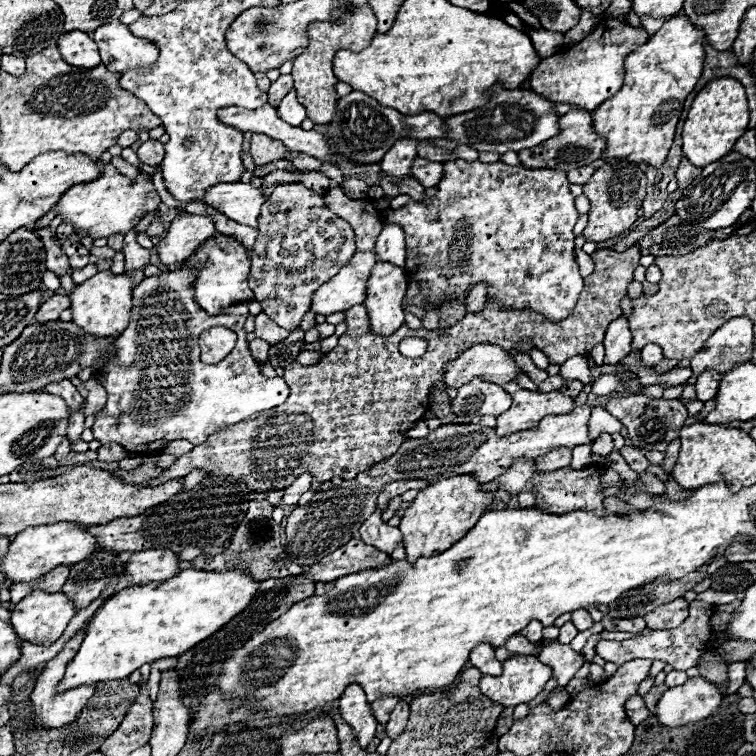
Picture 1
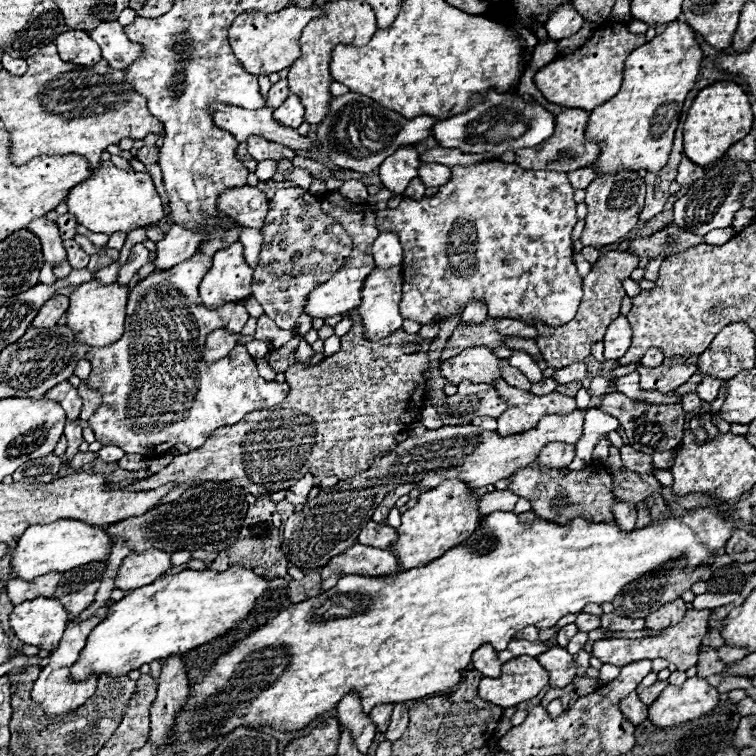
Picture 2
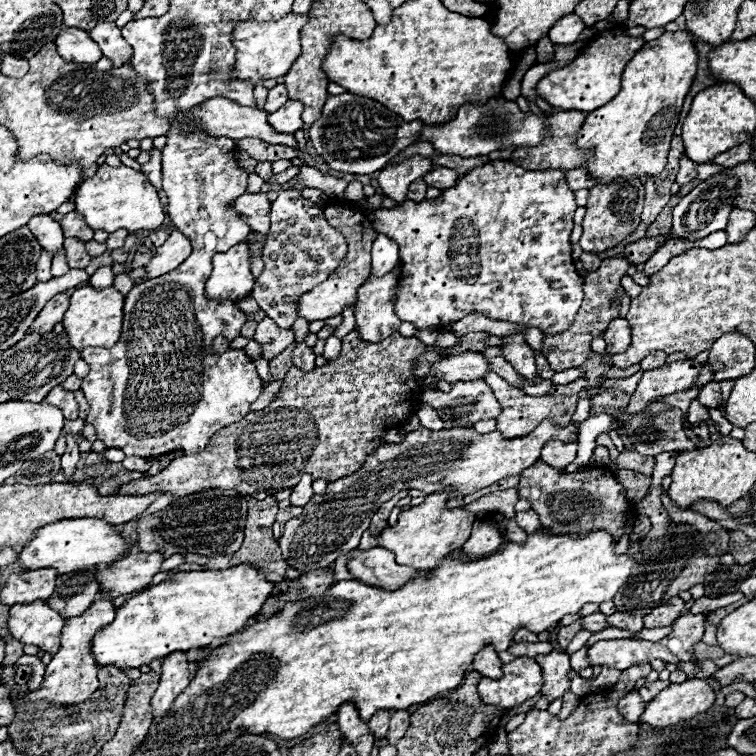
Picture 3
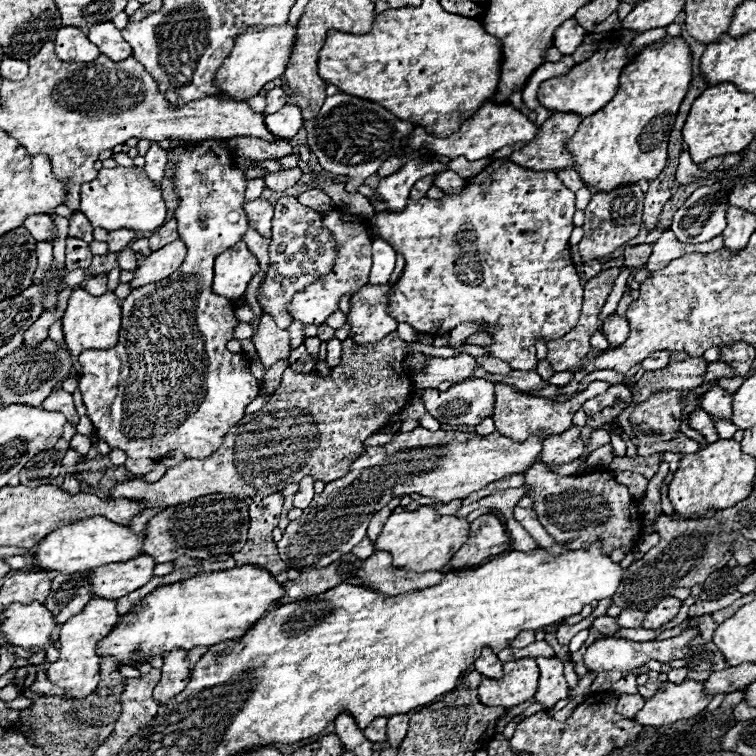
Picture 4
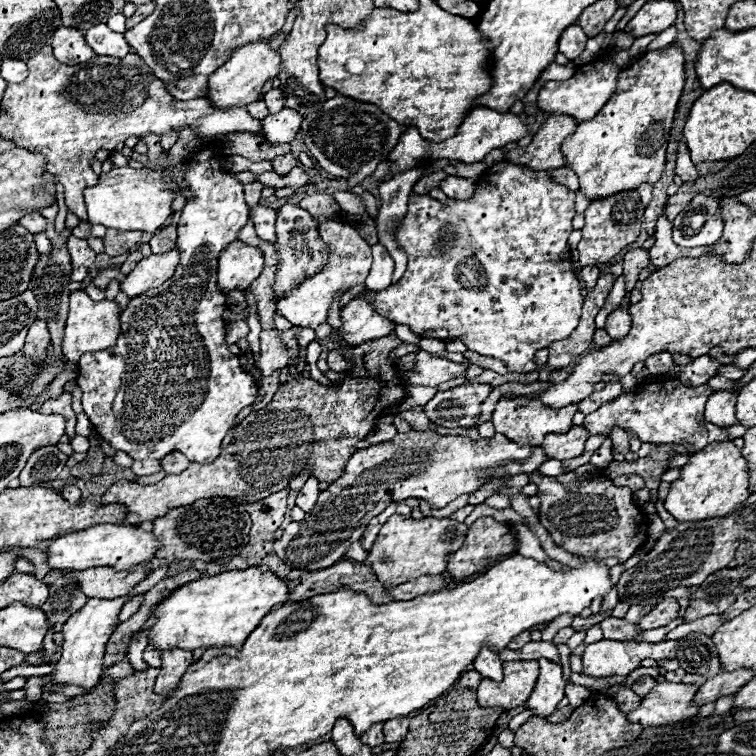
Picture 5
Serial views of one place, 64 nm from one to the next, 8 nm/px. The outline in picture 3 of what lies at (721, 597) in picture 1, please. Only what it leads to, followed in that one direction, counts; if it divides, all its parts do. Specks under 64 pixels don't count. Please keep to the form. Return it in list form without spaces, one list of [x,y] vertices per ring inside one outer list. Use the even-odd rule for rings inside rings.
[[[734,592],[734,594],[726,594],[726,596],[716,596],[716,598],[708,598],[708,596],[702,596],[694,602],[694,606],[690,608],[690,612],[700,612],[700,614],[708,614],[708,612],[714,612],[718,608],[724,608],[728,604],[734,604],[736,600],[740,600],[744,594],[742,592]]]

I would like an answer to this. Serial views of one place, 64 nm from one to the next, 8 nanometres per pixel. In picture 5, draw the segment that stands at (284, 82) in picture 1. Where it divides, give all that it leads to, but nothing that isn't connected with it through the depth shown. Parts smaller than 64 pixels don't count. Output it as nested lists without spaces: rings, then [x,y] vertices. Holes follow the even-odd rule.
[[[272,88],[270,92],[266,92],[262,100],[266,102],[270,114],[276,114],[276,112],[280,112],[284,108],[284,94],[282,94],[280,88]]]

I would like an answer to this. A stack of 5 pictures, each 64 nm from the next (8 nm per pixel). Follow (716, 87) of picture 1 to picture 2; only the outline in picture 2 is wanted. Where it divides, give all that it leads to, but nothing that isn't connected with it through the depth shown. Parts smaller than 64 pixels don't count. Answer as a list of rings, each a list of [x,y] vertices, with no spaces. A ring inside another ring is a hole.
[[[716,82],[706,86],[694,98],[684,122],[684,154],[698,166],[718,162],[732,144],[752,130],[752,110],[742,86],[734,82]]]

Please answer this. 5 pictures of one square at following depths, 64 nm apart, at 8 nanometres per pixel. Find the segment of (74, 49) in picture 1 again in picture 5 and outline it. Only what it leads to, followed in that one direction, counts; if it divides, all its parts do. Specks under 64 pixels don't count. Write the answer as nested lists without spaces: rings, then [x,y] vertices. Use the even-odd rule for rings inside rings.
[[[62,26],[54,32],[50,44],[54,48],[54,56],[62,64],[80,64],[96,56],[96,52],[84,42],[84,32],[76,28]]]

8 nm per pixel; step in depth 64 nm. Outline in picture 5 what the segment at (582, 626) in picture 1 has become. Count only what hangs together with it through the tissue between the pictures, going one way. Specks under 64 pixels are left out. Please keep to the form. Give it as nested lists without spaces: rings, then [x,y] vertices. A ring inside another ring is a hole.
[[[614,616],[604,618],[598,626],[602,628],[606,640],[620,640],[620,642],[636,640],[636,632],[640,632],[636,624],[628,624],[622,618],[614,618]]]

